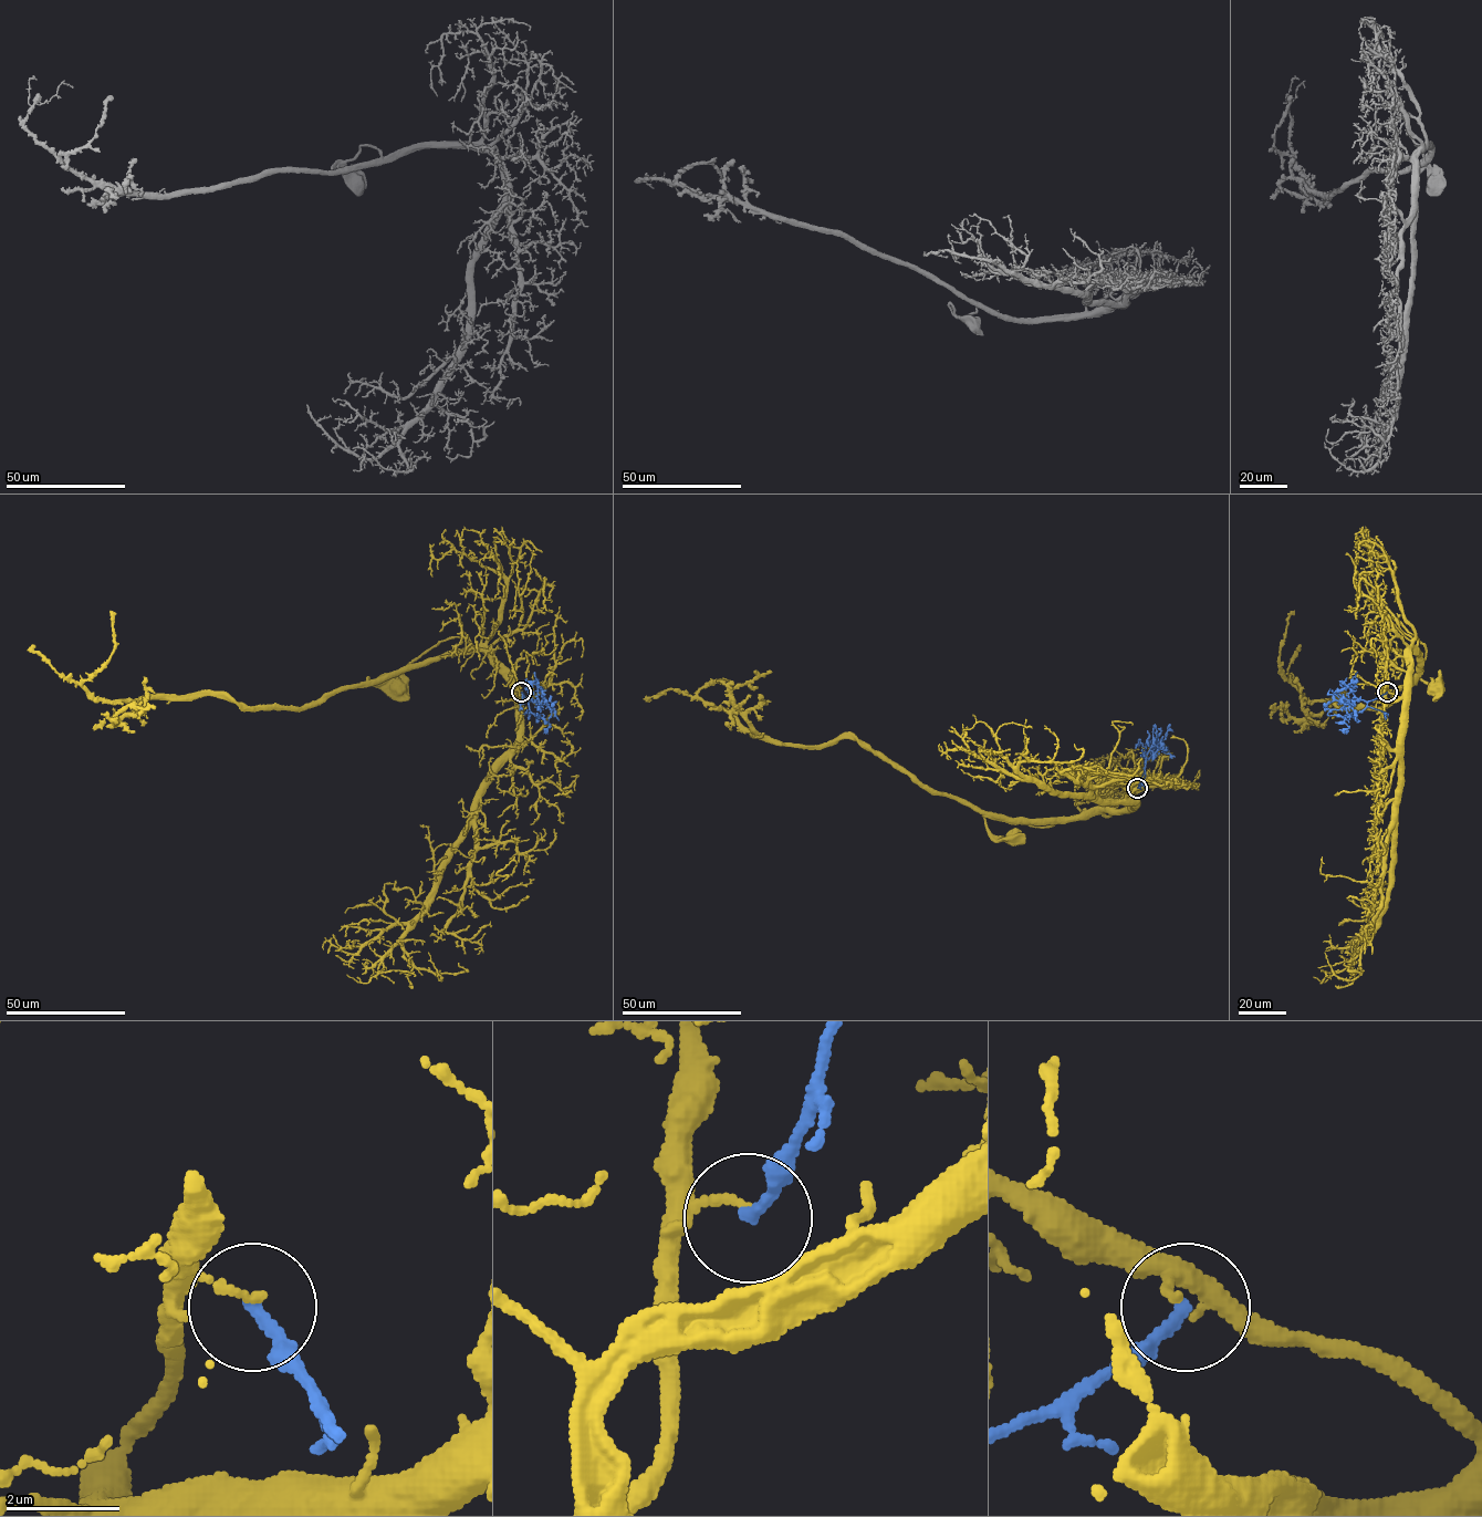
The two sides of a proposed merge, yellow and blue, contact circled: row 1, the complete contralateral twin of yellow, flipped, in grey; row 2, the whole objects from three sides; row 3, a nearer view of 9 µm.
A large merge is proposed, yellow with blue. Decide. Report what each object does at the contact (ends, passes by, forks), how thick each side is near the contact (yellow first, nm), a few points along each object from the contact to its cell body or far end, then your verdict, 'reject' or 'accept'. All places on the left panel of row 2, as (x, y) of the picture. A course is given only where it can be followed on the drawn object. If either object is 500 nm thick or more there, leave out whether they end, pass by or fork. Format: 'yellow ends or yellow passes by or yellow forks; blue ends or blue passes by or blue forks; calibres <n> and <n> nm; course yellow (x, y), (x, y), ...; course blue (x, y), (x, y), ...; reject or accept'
yellow ends; blue ends; calibres 130 and 220 nm; course yellow (521, 692), (515, 697), (514, 687), (481, 650), (441, 654), (367, 679), (399, 694), (396, 687); course blue (521, 692), (528, 702), (535, 700), (539, 706), (544, 698), (559, 720); reject

